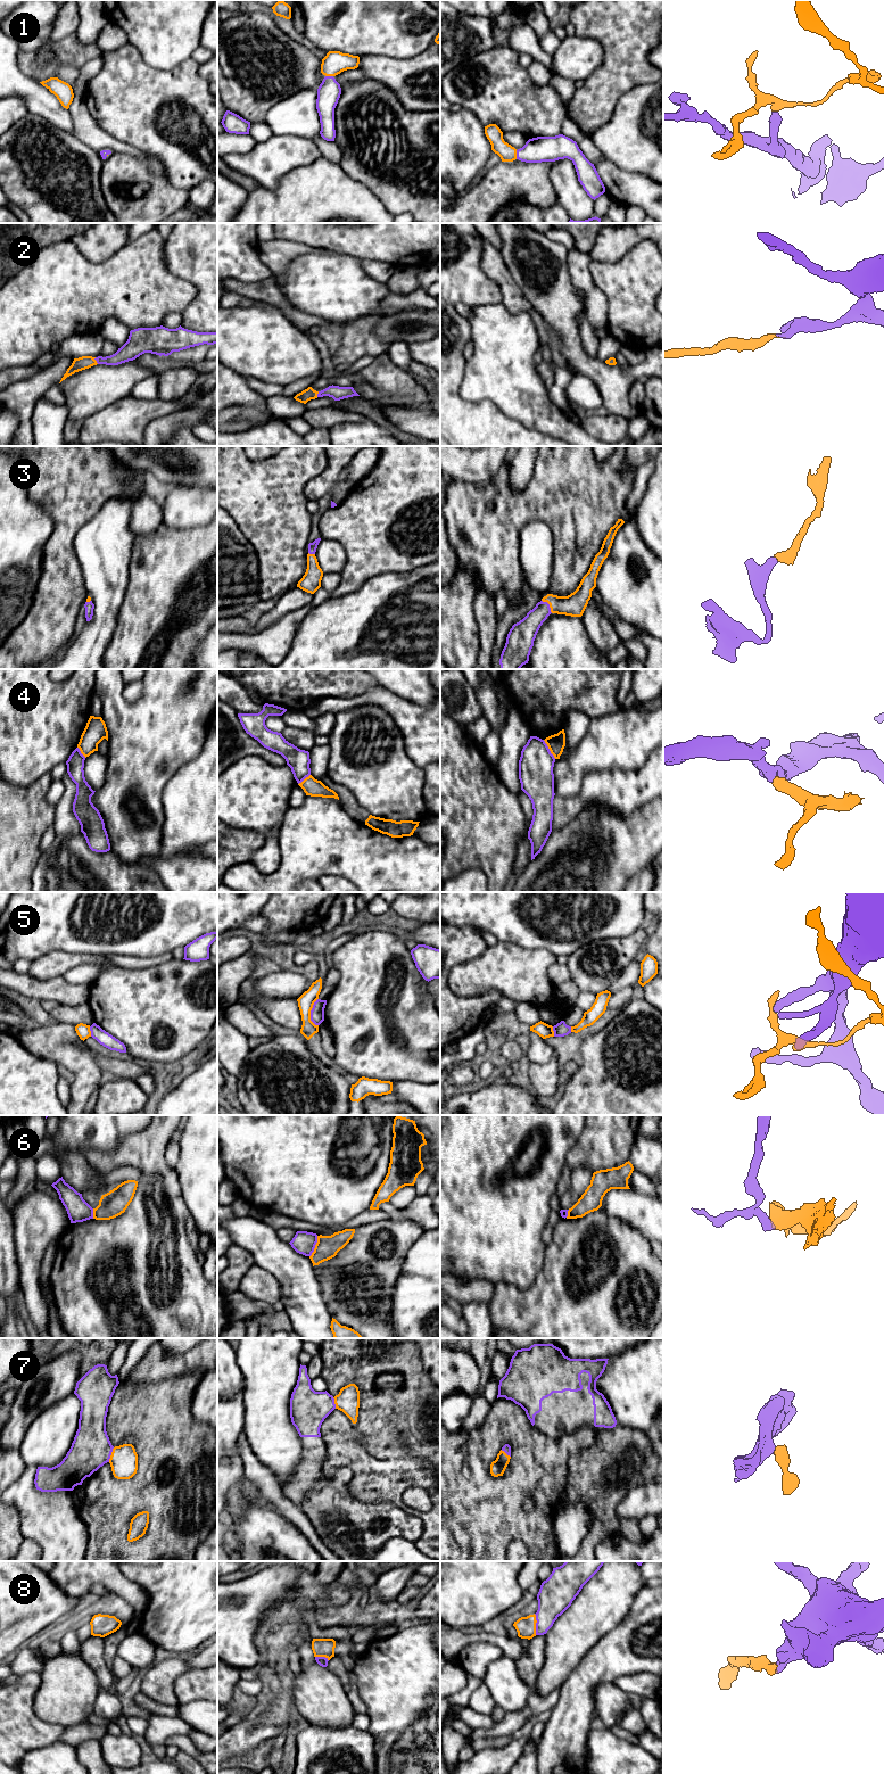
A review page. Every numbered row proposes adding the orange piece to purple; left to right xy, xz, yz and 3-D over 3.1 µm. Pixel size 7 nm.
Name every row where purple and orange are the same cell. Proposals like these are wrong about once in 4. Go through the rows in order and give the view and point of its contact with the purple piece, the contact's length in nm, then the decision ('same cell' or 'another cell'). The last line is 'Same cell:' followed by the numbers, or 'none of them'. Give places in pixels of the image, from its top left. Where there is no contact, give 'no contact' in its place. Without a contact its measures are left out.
1: contact yz (517, 155); length 60 nm; same cell
2: contact xy (96, 360); length 50 nm; same cell
3: contact yz (548, 605); length 120 nm; same cell
4: contact yz (548, 749); length 160 nm; another cell
5: contact xz (311, 1012); length 200 nm; another cell
6: contact xz (314, 1246); length 160 nm; another cell
7: contact xy (110, 1454); length 110 nm; same cell
8: contact yz (536, 1624); length 150 nm; same cell
Same cell: 1, 2, 3, 7, 8

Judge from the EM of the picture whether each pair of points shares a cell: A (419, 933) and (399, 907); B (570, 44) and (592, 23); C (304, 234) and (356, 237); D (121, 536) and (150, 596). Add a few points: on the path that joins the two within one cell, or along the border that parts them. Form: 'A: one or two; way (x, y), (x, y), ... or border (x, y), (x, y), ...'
A: two; border (424, 922), (428, 923)
B: two; border (575, 34), (592, 36), (603, 48)
C: one; way (316, 234), (344, 236)
D: two; border (135, 536), (132, 543), (129, 582), (126, 584)

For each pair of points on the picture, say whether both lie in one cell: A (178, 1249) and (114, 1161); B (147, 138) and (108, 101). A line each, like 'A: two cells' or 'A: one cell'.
A: one cell
B: one cell

